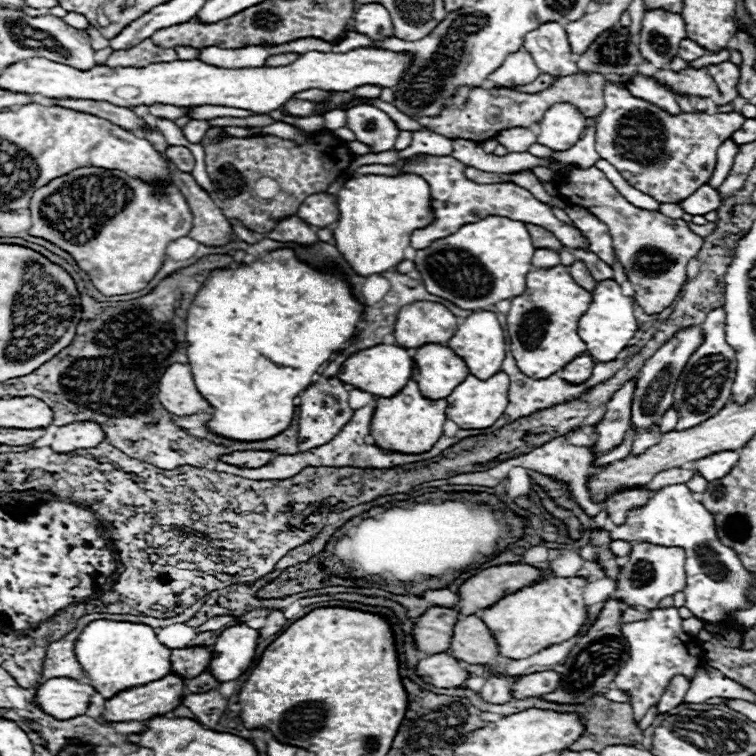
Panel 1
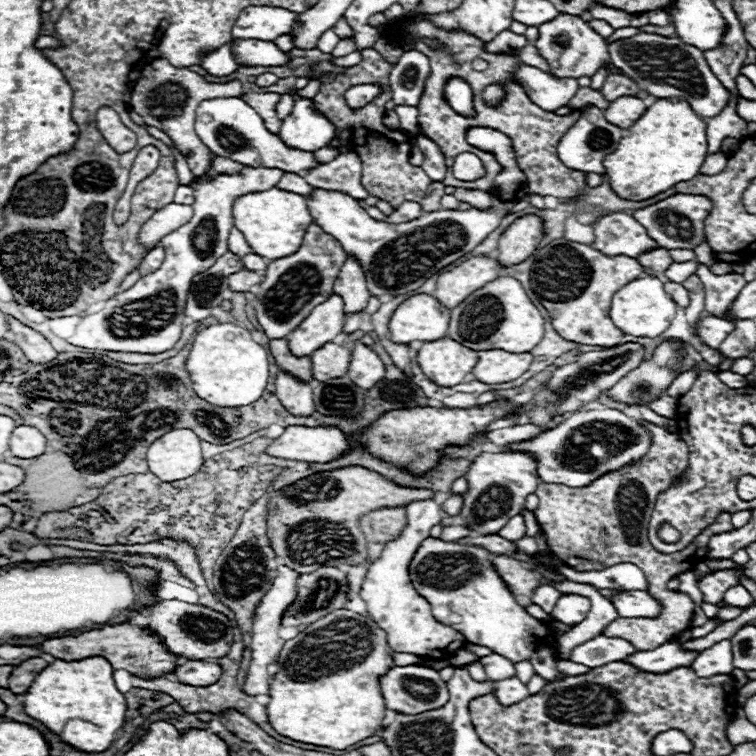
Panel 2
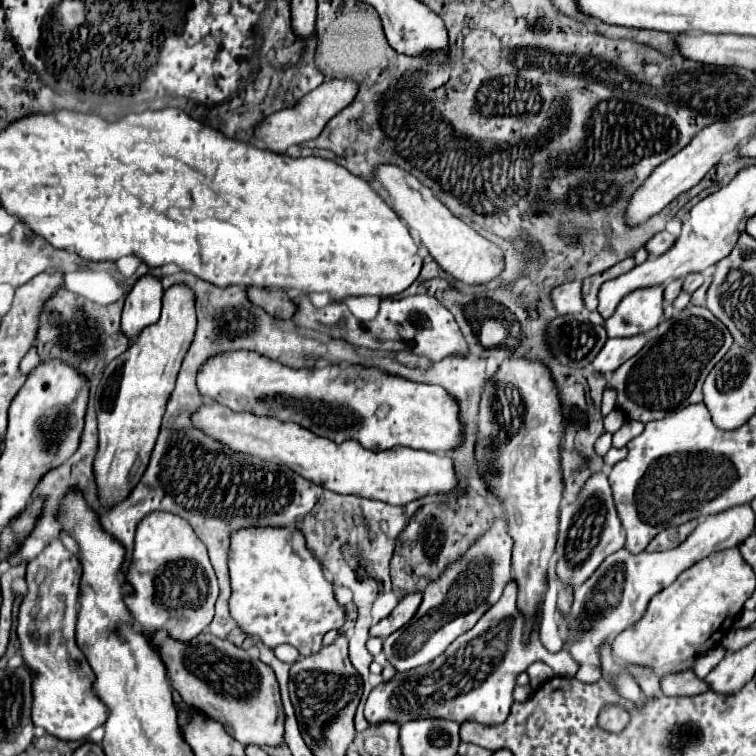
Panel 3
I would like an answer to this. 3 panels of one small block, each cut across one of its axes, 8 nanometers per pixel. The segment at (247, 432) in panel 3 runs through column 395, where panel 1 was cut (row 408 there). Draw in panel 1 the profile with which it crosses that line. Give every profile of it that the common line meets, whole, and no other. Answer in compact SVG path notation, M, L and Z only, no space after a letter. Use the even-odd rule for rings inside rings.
M496 372L488 380L480 380L468 374L464 382L460 382L454 388L454 392L446 398L448 400L448 412L446 412L448 420L456 422L464 430L482 430L482 428L492 426L504 414L504 408L508 404L508 386L510 386L510 380L504 372Z

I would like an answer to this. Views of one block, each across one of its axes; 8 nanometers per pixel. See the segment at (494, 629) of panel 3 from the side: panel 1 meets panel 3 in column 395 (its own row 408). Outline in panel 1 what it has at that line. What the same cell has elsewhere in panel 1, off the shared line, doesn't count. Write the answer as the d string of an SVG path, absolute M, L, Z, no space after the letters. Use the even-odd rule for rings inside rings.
M724 308L712 310L704 324L702 330L706 334L704 344L690 356L688 364L684 366L684 372L680 374L680 380L674 390L674 408L678 410L678 424L676 430L688 430L696 424L702 424L716 412L720 412L726 402L732 396L732 384L734 384L734 370L736 370L736 360L734 360L734 350L726 342L726 312Z

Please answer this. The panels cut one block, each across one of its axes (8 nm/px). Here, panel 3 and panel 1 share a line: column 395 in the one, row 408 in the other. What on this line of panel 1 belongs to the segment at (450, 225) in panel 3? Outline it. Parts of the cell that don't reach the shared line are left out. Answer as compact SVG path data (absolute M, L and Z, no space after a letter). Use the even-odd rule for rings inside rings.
M172 364L162 374L158 384L158 400L168 412L176 416L188 416L210 408L196 390L188 364Z

